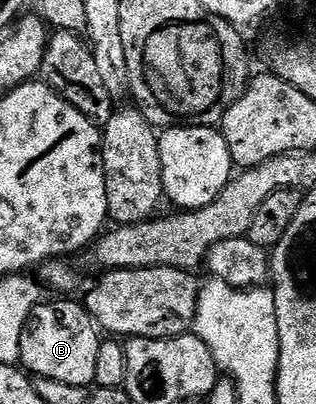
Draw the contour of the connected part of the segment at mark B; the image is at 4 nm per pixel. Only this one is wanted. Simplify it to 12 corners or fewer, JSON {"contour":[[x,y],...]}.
{"contour":[[48,302],[20,341],[29,375],[91,387],[101,331],[87,305]]}

